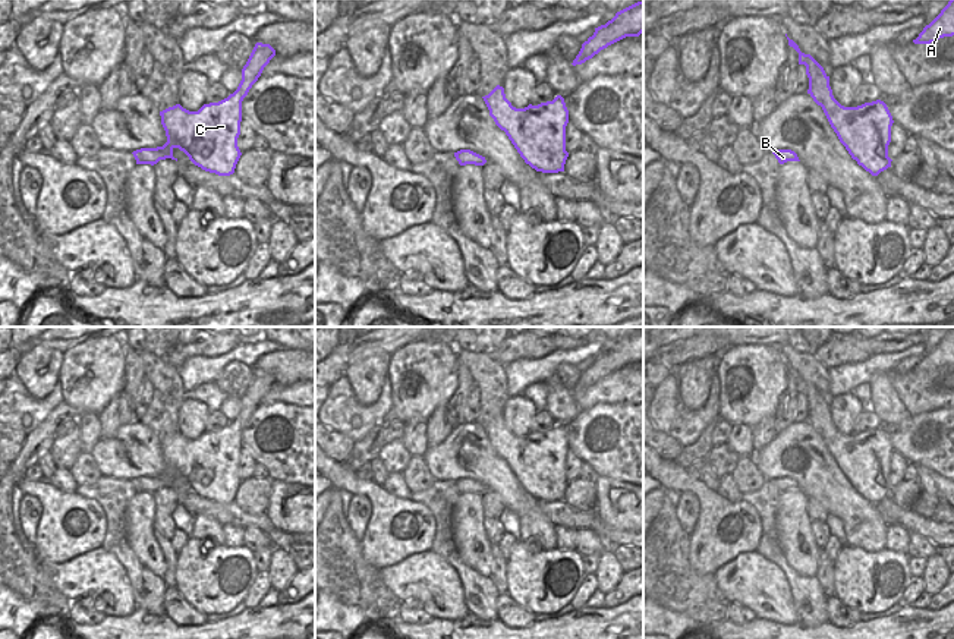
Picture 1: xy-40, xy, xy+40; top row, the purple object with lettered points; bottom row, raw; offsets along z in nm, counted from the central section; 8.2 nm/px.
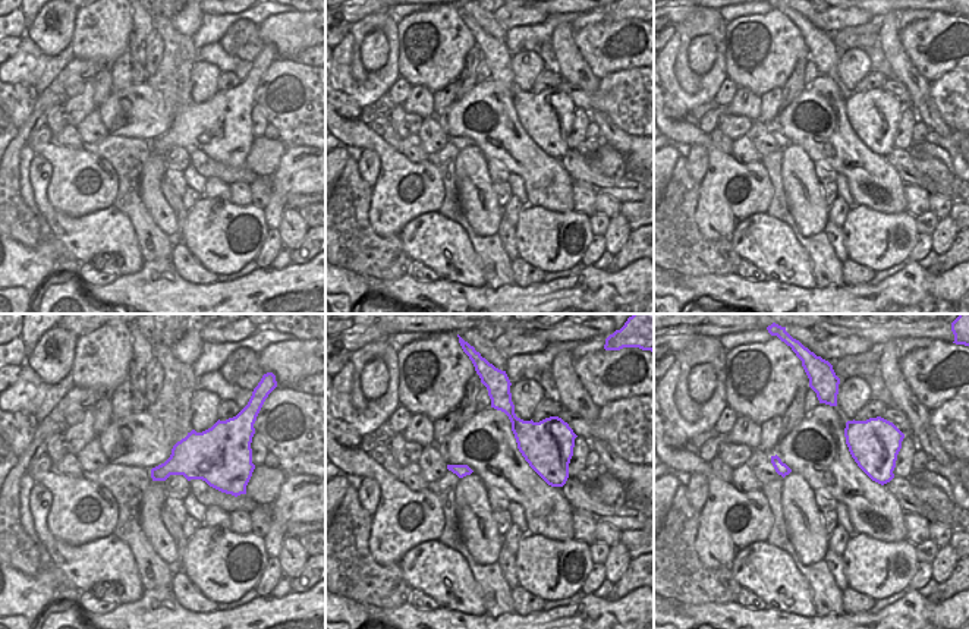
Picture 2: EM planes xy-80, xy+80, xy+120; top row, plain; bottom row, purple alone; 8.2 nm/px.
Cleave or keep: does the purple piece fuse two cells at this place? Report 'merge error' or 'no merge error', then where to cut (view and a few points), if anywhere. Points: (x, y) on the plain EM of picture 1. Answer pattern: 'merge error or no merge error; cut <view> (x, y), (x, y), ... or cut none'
no merge error; cut none

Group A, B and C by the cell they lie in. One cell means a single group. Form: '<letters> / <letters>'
A B C

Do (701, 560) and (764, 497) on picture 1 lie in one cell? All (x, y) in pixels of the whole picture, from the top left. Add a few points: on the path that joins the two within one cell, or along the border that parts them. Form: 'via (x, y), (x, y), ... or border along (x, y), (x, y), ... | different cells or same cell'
border along (742, 499), (755, 509), (761, 521), (761, 540) | different cells

